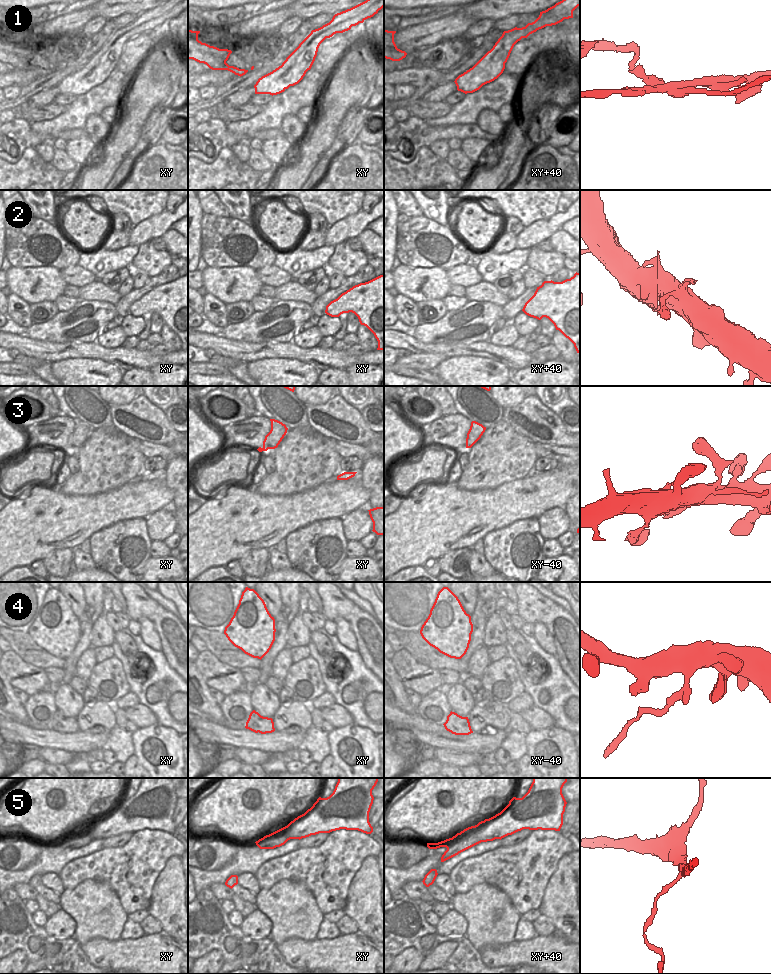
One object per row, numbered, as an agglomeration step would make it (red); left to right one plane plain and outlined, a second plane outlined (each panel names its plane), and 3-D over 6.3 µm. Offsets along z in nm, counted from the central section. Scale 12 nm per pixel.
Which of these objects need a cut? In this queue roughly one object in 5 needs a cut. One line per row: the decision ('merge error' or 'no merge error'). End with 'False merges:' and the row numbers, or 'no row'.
1: merge error
2: no merge error
3: no merge error
4: merge error
5: no merge error
False merges: 1, 4

